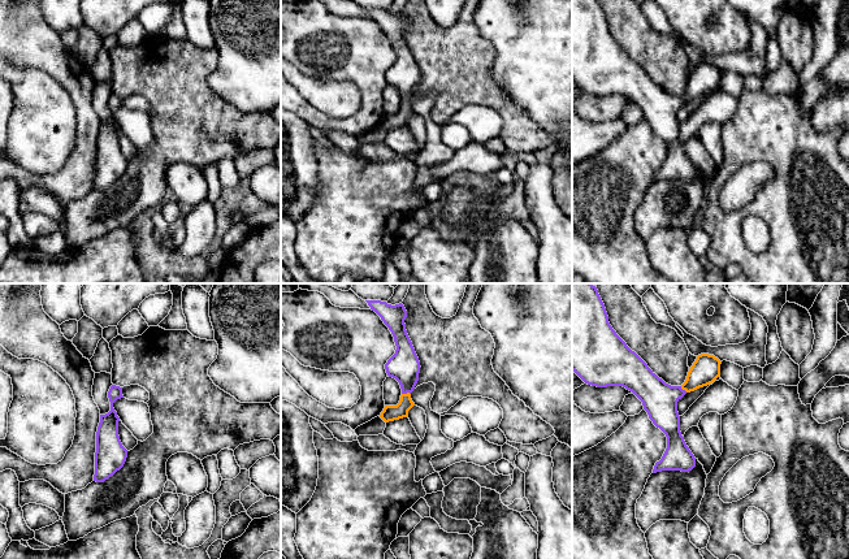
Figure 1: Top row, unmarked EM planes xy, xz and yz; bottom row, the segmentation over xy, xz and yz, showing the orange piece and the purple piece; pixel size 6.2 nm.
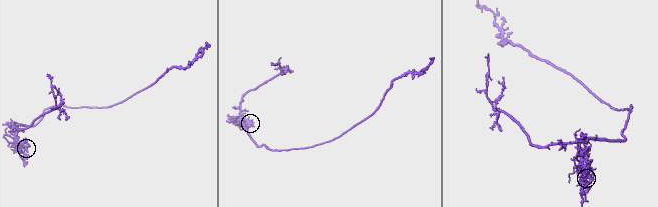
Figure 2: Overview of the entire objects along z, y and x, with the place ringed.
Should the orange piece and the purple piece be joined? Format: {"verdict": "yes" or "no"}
{"verdict": "yes"}

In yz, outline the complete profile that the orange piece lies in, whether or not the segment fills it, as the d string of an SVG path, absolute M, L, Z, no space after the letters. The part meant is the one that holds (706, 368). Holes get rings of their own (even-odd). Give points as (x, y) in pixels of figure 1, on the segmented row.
M572 283L572 370L588 385L597 387L623 386L642 402L649 419L667 437L667 448L662 459L655 463L653 473L662 471L689 472L696 467L696 458L680 432L677 402L686 393L712 384L720 376L720 364L722 361L714 355L701 354L681 386L666 384L612 329L597 287L592 283Z

